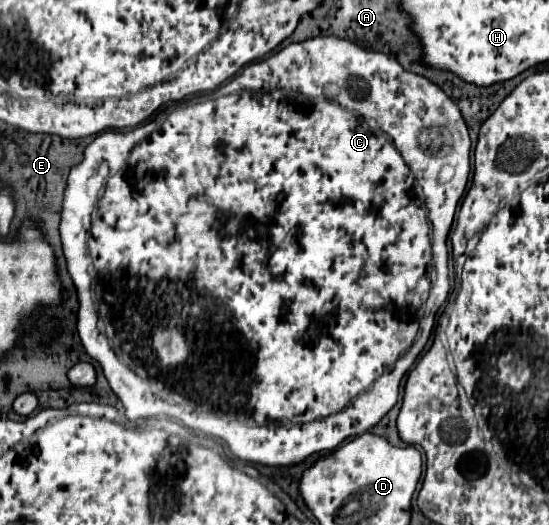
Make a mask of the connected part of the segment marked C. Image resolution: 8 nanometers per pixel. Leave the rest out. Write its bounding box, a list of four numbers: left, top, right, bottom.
[59,35,471,465]

